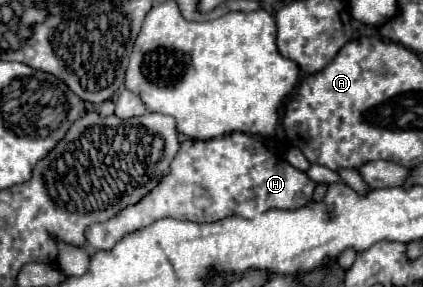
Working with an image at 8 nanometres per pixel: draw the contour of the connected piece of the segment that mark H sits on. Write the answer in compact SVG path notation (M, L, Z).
M233 132L213 140L185 140L177 158L171 162L171 172L151 194L125 208L119 216L89 226L85 236L95 250L111 250L127 234L143 230L161 218L189 220L197 224L211 224L229 216L255 218L257 214L275 208L297 210L311 200L313 190L315 182L307 172L277 158L255 136Z

